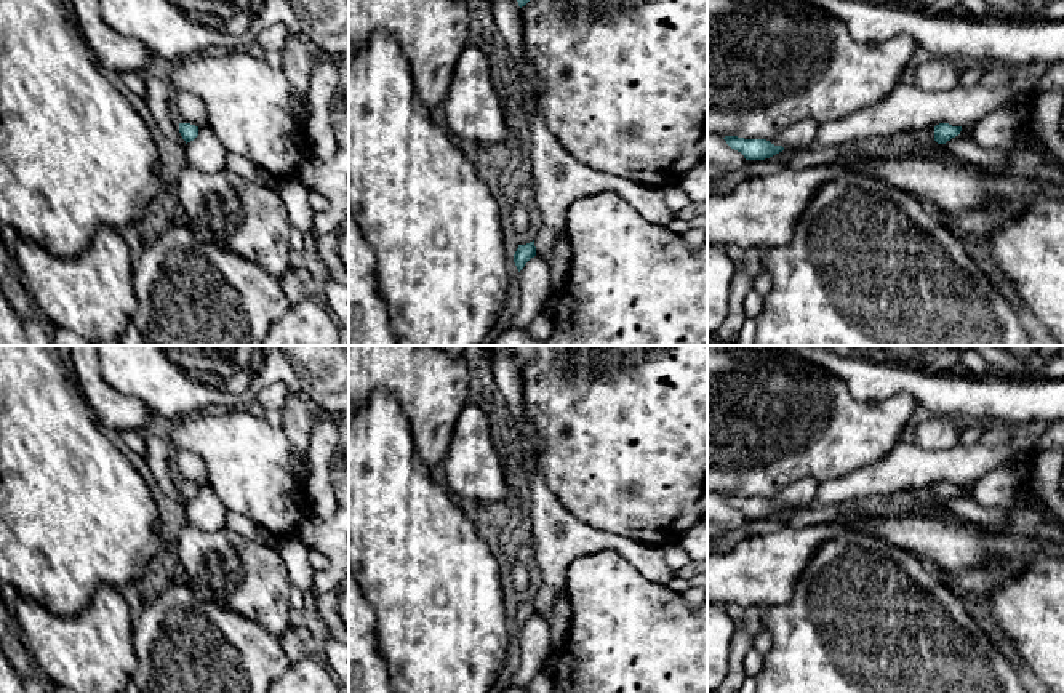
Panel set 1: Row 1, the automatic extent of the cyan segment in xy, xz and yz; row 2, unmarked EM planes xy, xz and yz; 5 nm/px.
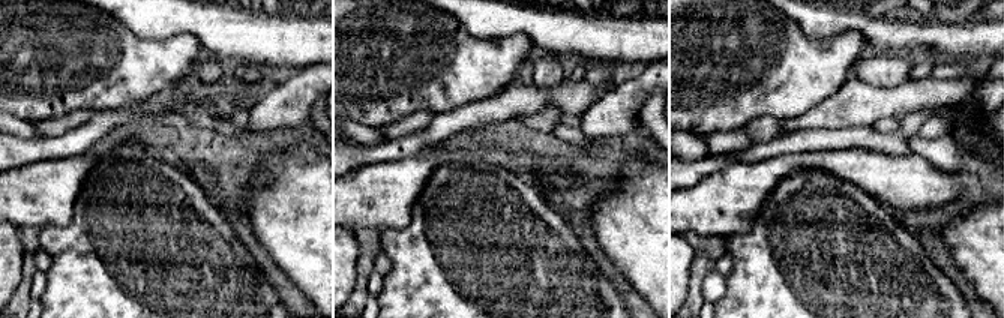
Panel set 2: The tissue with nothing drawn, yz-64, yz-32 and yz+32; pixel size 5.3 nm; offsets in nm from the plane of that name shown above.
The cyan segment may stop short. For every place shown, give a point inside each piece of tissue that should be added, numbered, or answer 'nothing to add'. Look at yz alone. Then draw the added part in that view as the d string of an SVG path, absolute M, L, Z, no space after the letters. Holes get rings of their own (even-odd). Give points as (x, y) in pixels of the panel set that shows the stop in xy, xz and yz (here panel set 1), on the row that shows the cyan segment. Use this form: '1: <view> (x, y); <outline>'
nothing to add

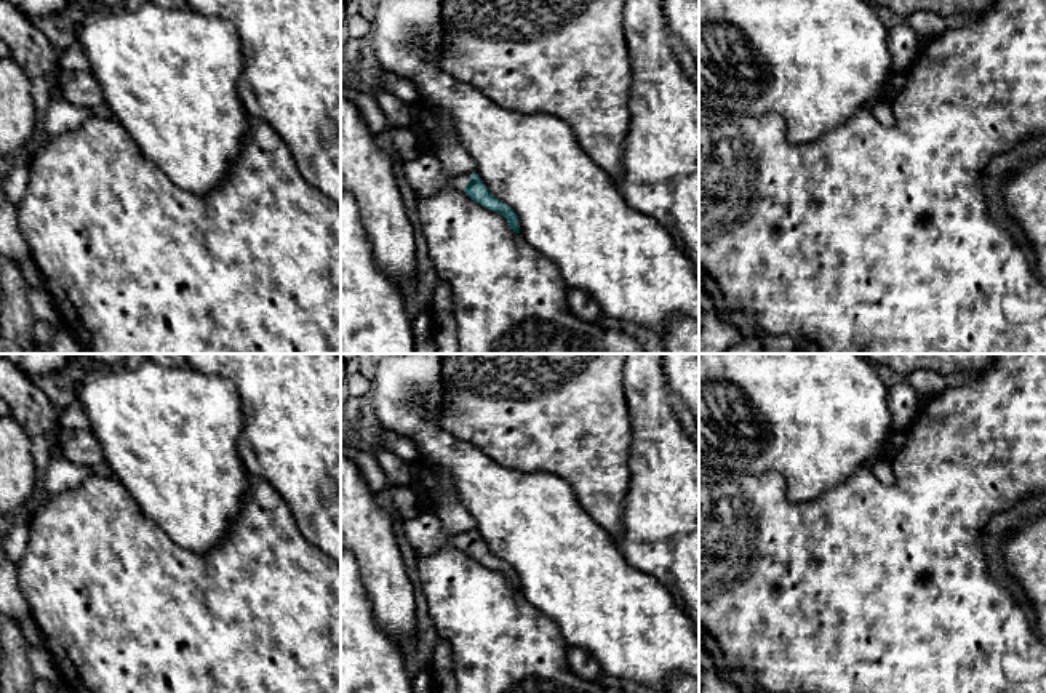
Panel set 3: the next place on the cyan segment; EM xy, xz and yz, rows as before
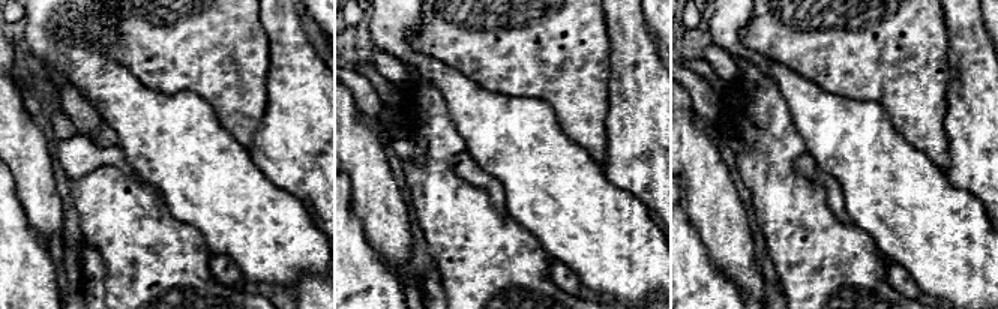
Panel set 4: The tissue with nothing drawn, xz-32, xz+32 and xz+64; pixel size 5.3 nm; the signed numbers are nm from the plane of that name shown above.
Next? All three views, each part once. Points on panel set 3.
1: xz (424, 175); M427 152L416 160L398 162L398 166L411 189L416 192L417 198L438 194L448 184L464 190L470 182L470 174L449 179L443 173L440 162Z

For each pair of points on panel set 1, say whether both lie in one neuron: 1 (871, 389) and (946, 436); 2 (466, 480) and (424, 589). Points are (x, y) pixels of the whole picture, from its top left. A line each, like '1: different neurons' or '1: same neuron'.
1: different neurons
2: different neurons

